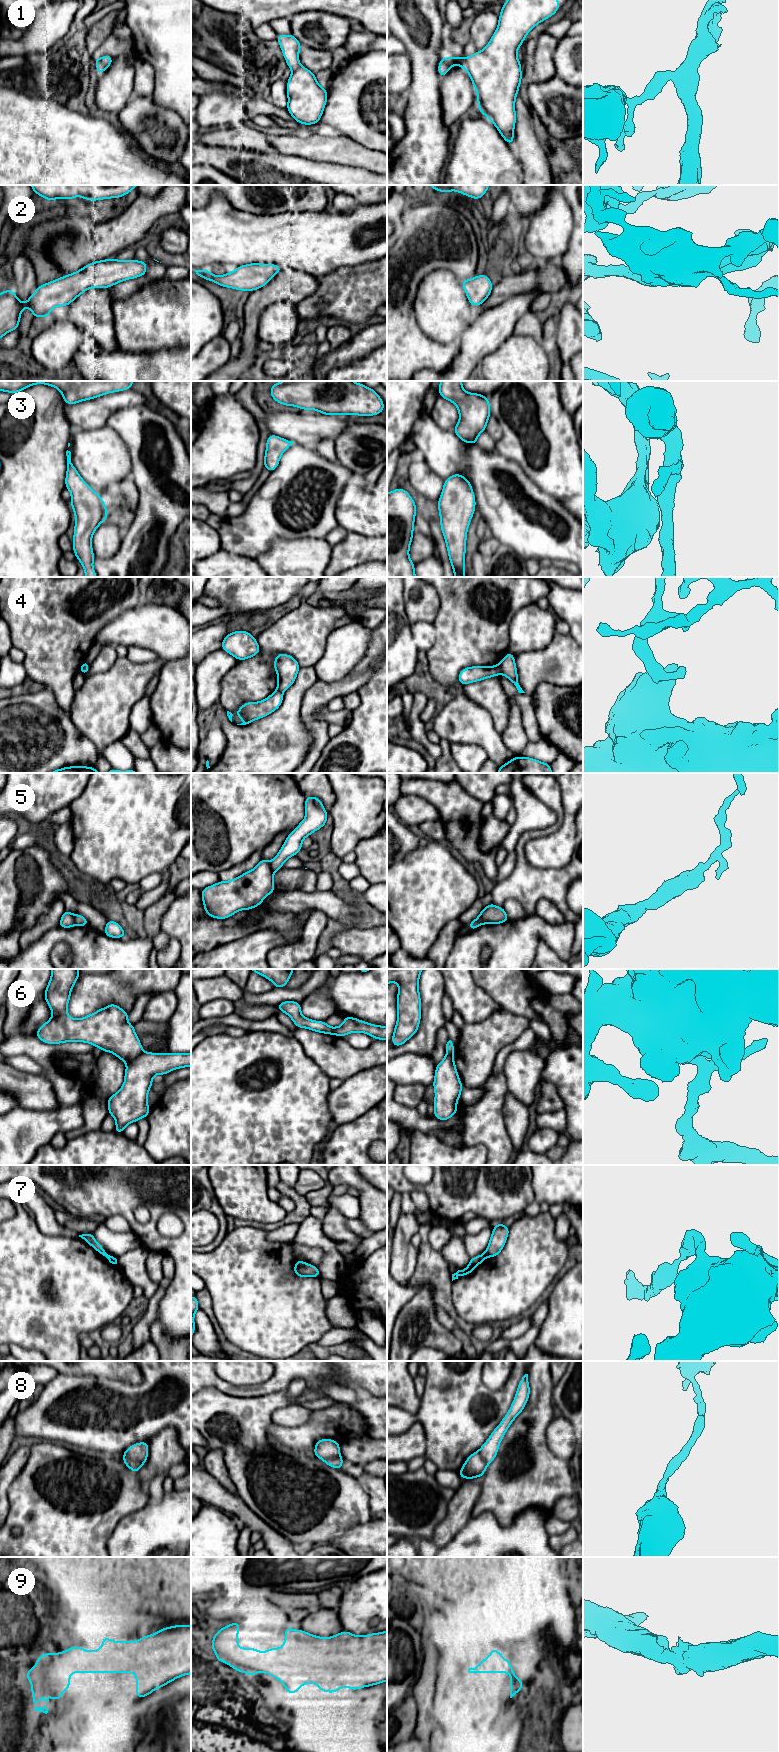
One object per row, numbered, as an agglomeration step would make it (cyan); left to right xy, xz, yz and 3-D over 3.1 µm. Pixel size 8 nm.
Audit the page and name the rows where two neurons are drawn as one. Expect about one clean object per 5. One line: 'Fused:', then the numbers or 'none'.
Fused: 1, 4, 5, 6, 7, 8

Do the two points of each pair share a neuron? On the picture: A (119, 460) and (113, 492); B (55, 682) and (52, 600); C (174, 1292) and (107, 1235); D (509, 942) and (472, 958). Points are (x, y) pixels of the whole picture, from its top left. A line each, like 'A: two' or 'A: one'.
A: two
B: one
C: two
D: one

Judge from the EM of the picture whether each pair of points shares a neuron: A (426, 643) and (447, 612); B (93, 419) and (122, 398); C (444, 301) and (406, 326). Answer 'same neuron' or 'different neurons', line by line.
A: different neurons
B: same neuron
C: different neurons

